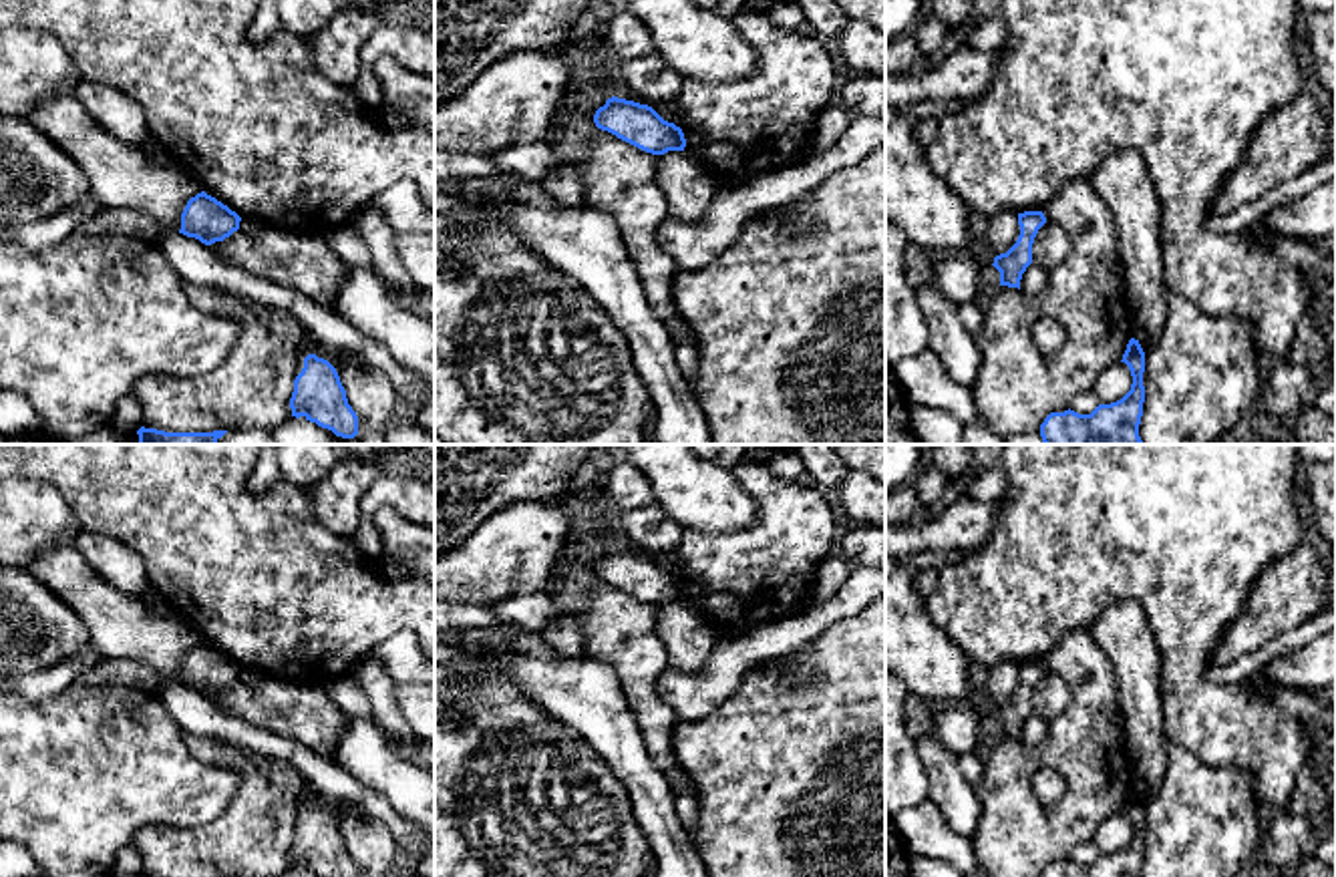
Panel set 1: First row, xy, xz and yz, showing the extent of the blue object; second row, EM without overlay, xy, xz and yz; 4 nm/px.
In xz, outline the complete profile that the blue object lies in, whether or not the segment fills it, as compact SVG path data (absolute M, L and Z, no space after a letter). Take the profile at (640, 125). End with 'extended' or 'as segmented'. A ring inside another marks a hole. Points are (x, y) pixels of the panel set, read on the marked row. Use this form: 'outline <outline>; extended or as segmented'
outline M612 97L594 115L598 129L652 155L684 151L686 139L680 127L664 121L652 107Z; as segmented

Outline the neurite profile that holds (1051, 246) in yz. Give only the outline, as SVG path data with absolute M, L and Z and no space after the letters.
M1046 221L1032 243L1032 264L1044 272L1058 268L1070 253L1070 235L1054 221Z

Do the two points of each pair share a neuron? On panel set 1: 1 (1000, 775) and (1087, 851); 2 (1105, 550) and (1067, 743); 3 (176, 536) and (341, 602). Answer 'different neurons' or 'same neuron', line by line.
1: different neurons
2: different neurons
3: same neuron

